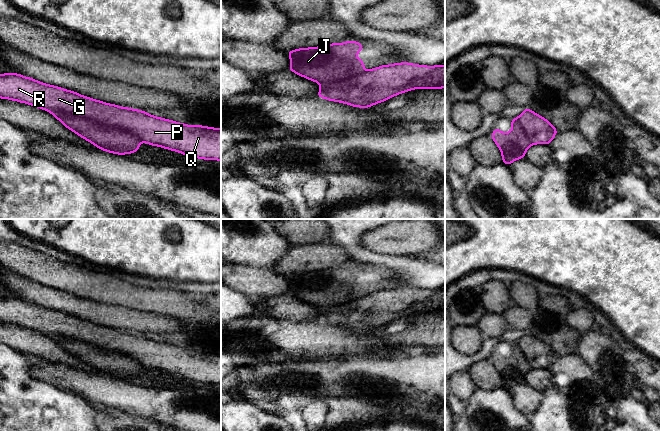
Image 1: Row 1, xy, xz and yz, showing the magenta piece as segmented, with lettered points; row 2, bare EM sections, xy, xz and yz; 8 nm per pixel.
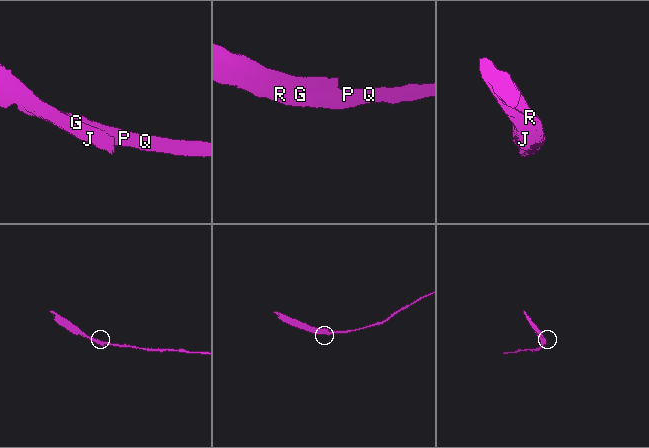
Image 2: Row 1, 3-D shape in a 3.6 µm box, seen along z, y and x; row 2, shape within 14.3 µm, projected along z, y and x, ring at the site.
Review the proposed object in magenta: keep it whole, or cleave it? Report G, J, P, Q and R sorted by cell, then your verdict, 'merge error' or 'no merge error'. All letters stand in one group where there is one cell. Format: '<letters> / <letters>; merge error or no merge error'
G P Q R / J; merge error

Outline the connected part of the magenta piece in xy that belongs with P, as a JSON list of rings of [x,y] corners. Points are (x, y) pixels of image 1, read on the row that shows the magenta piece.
[[[17,73],[0,74],[0,98],[48,112],[59,110],[127,130],[140,141],[189,157],[221,161],[221,129],[186,125],[142,110],[108,104]]]

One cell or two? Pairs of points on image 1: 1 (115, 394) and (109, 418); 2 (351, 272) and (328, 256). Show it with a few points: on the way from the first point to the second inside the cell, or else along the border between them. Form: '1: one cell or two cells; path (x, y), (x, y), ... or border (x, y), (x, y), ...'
1: two cells; border (120, 411), (143, 418)
2: two cells; border (338, 265), (315, 271)

